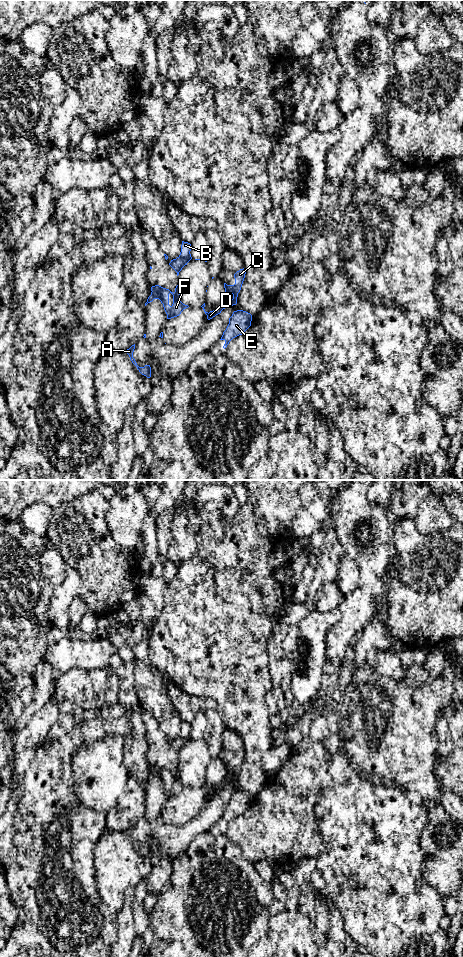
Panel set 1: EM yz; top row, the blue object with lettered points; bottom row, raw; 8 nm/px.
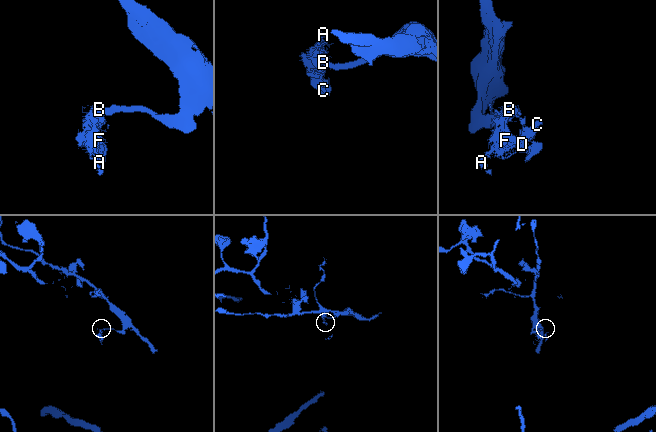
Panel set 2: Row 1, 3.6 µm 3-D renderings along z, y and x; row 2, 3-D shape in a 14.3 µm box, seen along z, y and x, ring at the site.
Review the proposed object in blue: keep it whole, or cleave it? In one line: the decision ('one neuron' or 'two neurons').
one neuron

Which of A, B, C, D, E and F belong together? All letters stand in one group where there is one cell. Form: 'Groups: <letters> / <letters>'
Groups: A B C D E F

